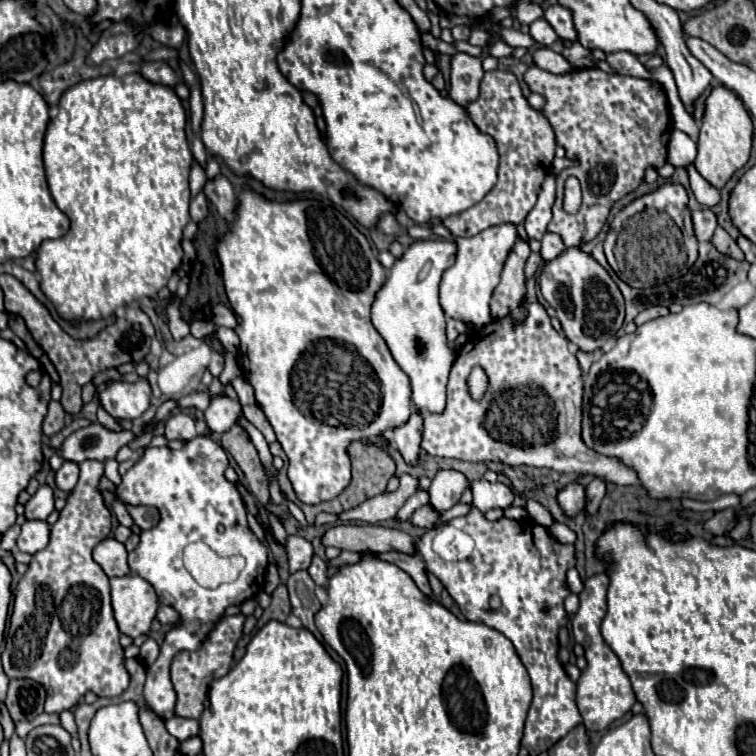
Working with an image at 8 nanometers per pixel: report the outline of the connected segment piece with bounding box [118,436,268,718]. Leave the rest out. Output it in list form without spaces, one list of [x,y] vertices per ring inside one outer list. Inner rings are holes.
[[[198,436],[182,450],[172,450],[168,446],[144,448],[140,460],[122,476],[122,484],[118,486],[118,496],[122,502],[136,502],[160,510],[160,524],[150,530],[142,530],[140,544],[128,554],[130,572],[148,580],[156,590],[160,604],[172,606],[182,616],[182,624],[175,625],[166,634],[164,644],[160,646],[160,656],[148,668],[148,678],[144,684],[144,700],[160,718],[174,716],[176,692],[170,682],[172,658],[182,650],[196,650],[206,632],[218,622],[228,606],[242,604],[264,590],[268,550],[250,530],[246,506],[236,490],[236,484],[226,480],[226,468],[228,456],[224,448],[210,438]],[[194,540],[206,542],[216,554],[240,554],[246,558],[246,566],[238,578],[238,590],[214,592],[202,588],[190,576],[182,564],[182,552]]]

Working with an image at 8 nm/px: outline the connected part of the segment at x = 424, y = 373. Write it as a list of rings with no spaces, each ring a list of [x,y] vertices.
[[[454,240],[414,242],[388,272],[386,284],[372,304],[372,324],[386,340],[394,360],[412,382],[412,402],[420,414],[444,412],[448,372],[454,362],[452,348],[446,342],[446,316],[438,302],[438,286],[444,270],[456,258]]]

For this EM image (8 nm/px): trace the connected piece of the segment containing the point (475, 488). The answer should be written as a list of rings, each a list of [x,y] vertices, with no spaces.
[[[476,480],[472,482],[472,494],[474,494],[474,502],[472,506],[476,506],[480,512],[488,512],[492,508],[508,508],[512,506],[514,500],[514,492],[510,486],[502,484],[502,482],[486,482],[486,480]]]

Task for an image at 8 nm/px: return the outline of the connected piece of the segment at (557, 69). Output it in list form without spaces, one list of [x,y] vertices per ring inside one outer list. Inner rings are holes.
[[[538,48],[534,52],[534,64],[552,74],[568,74],[570,70],[574,70],[572,64],[562,54],[558,54],[550,48]]]

